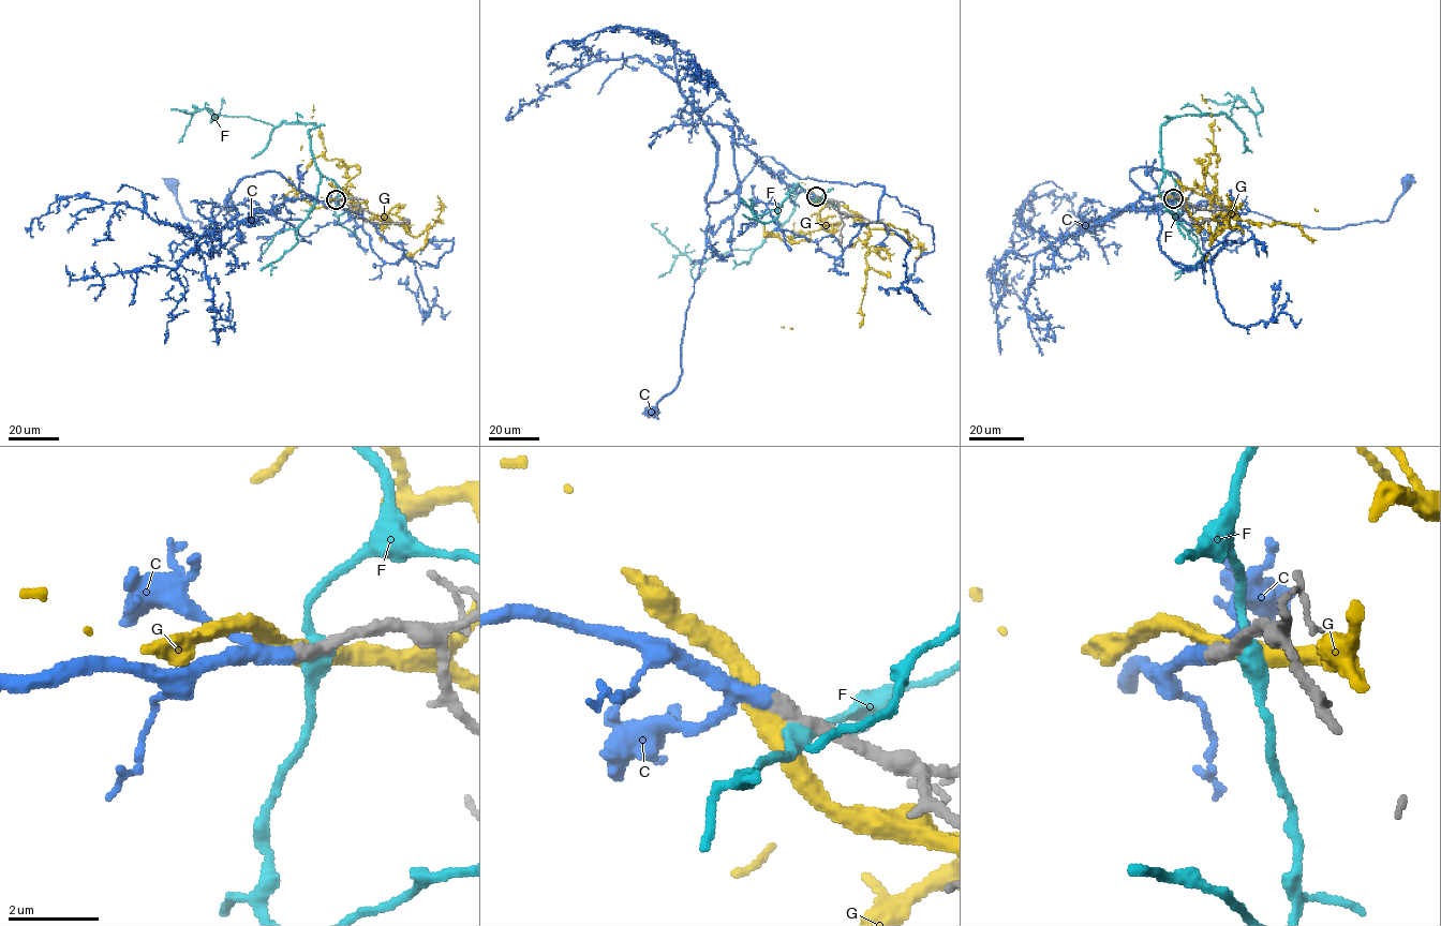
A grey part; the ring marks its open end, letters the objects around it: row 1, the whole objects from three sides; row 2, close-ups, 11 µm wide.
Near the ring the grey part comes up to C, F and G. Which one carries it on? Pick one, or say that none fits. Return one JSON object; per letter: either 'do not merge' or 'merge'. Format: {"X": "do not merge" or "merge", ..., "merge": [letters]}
{"C": "merge", "F": "do not merge", "G": "do not merge", "merge": ["C"]}

